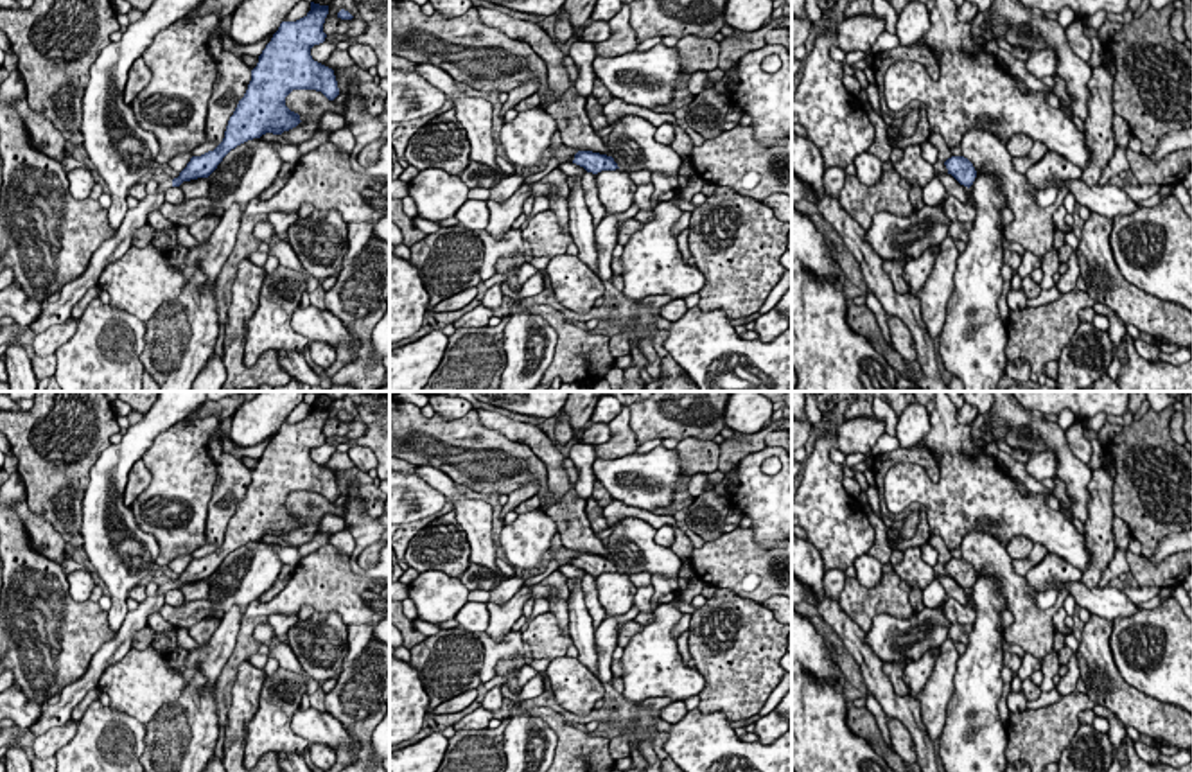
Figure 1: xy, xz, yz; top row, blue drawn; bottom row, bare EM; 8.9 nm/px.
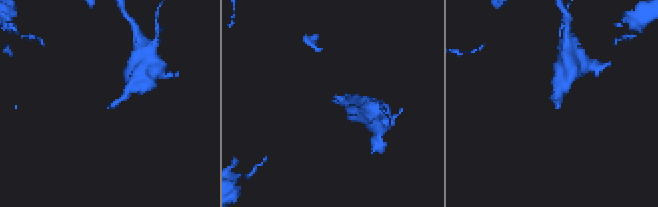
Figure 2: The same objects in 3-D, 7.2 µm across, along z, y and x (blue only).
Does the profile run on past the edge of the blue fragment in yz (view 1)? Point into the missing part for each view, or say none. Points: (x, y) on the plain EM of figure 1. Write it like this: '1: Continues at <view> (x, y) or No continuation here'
1: No continuation here

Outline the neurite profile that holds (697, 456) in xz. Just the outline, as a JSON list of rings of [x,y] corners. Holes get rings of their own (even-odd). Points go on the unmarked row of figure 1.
[[[686,438],[677,443],[680,472],[688,478],[695,474],[711,474],[720,465],[720,445],[713,440]]]

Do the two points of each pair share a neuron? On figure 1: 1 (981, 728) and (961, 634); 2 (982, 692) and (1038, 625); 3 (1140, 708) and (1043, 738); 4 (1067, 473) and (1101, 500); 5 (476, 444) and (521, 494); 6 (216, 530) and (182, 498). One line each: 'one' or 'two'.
1: two
2: two
3: two
4: two
5: two
6: two

